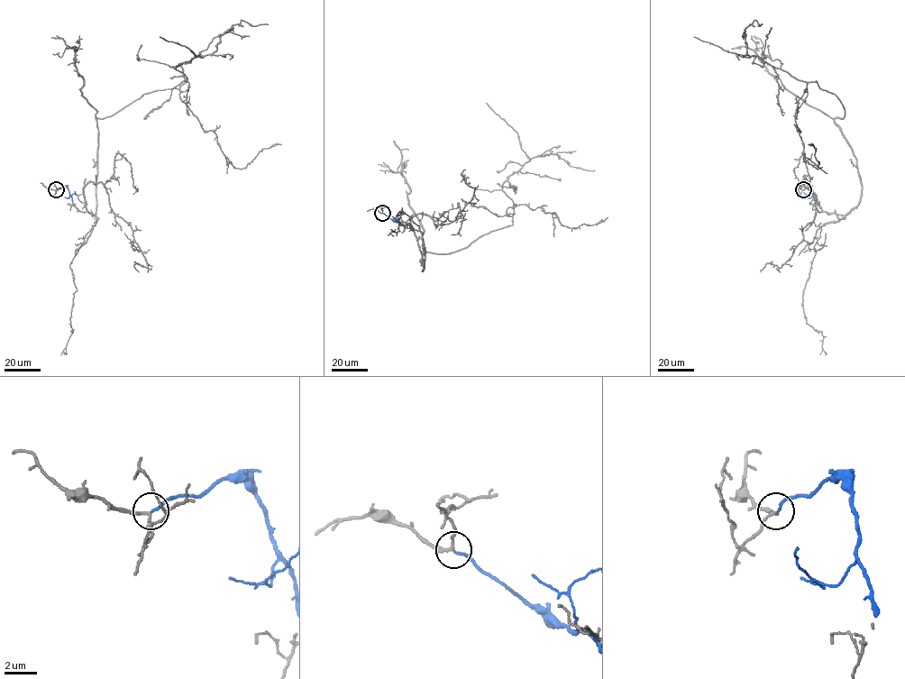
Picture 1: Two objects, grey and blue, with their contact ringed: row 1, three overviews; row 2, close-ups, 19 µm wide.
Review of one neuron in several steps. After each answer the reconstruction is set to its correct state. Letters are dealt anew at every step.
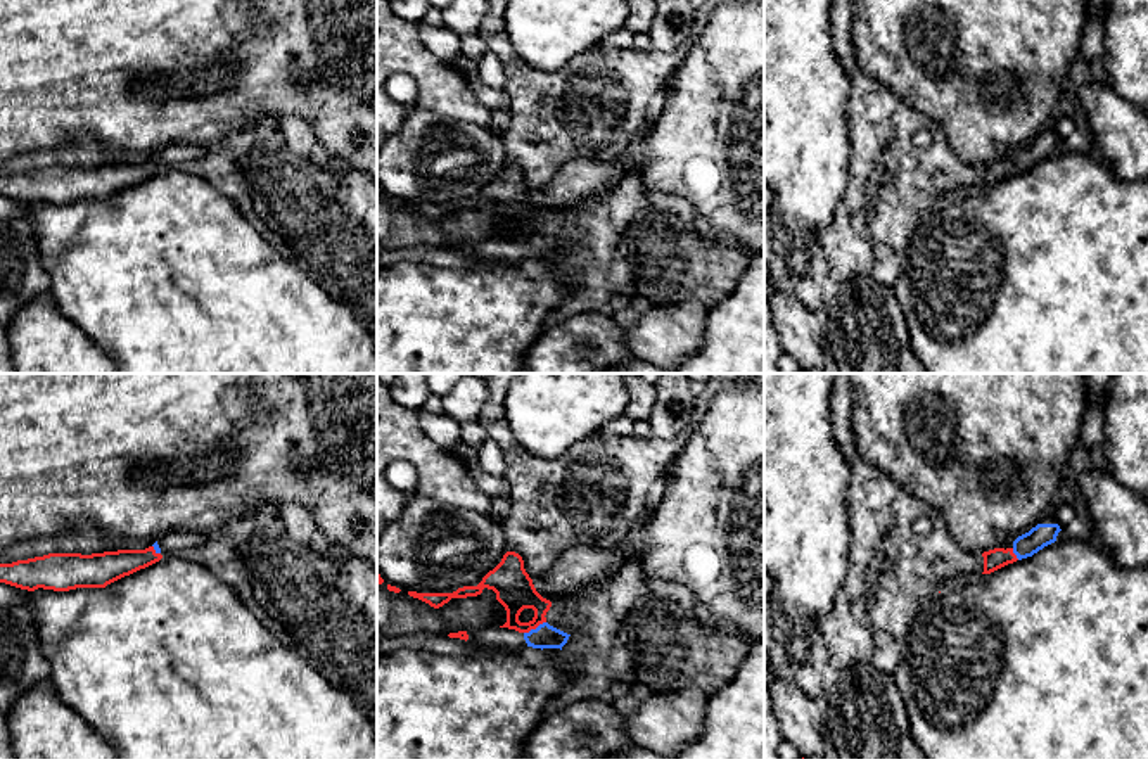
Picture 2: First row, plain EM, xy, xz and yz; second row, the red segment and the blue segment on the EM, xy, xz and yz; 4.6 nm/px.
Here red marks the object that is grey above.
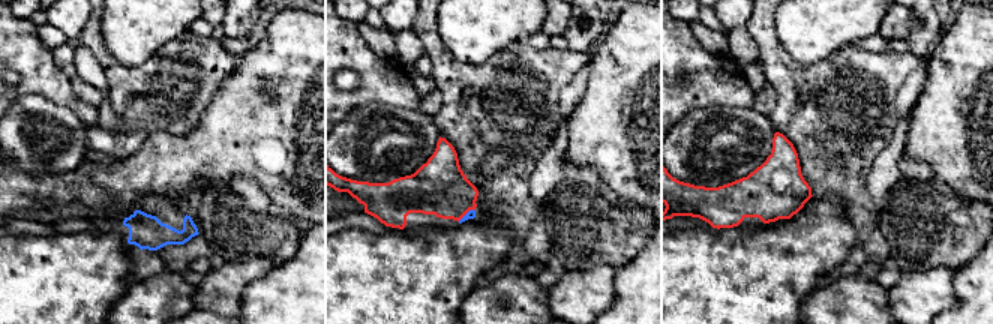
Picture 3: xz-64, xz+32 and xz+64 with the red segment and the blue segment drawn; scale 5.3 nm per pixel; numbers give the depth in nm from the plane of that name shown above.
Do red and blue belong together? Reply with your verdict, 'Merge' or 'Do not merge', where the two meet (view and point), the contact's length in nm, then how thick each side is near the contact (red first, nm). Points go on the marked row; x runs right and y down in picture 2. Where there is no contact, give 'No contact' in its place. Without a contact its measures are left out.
Merge. Touches red at xz (535, 628). Shared border 120 nm. Thickness 180 nm (red) against 110 nm

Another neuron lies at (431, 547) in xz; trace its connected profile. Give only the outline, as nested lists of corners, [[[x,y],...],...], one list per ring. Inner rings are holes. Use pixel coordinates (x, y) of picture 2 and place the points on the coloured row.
[[[422,496],[377,539],[377,572],[399,590],[453,593],[477,586],[503,555],[500,517]]]

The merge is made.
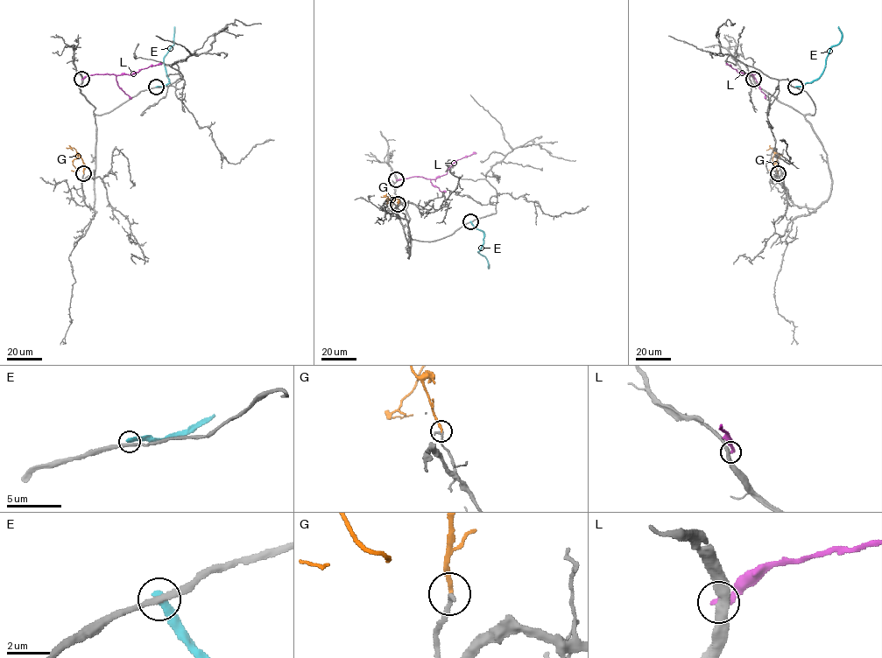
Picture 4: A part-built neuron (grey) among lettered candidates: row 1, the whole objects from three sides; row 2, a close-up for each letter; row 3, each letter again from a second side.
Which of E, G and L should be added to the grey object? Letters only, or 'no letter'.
G

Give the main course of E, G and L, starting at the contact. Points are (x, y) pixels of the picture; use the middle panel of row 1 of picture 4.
E: (470, 221), (483, 234), (483, 243), (478, 252), (486, 258), (488, 267), (489, 264)
G: (398, 204), (397, 199), (392, 205), (387, 202), (391, 196), (385, 199)
L: (397, 180), (414, 177), (435, 179), (445, 175), (456, 160), (476, 152)

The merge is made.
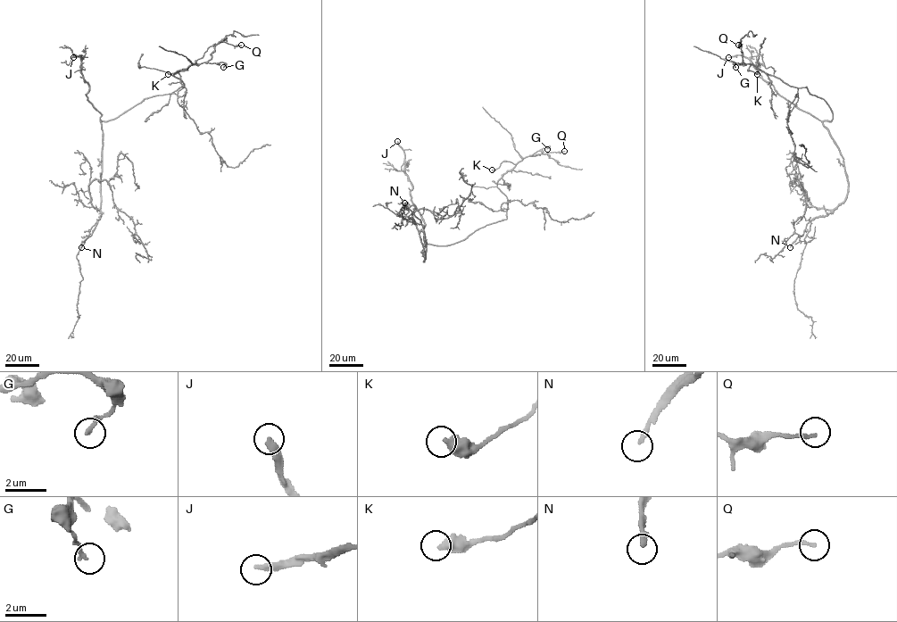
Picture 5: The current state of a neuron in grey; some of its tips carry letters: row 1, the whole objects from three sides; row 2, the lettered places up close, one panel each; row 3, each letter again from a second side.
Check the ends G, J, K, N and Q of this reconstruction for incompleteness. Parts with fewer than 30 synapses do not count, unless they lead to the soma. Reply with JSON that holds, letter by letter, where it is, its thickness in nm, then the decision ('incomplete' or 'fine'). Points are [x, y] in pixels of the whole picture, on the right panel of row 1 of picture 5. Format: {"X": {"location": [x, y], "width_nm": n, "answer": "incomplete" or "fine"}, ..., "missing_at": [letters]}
{"G": {"location": [735, 67], "width_nm": 180, "answer": "fine"}, "J": {"location": [728, 57], "width_nm": 260, "answer": "incomplete"}, "K": {"location": [757, 74], "width_nm": 480, "answer": "fine"}, "N": {"location": [790, 247], "width_nm": 220, "answer": "incomplete"}, "Q": {"location": [738, 45], "width_nm": 170, "answer": "fine"}, "missing_at": ["J", "N"]}

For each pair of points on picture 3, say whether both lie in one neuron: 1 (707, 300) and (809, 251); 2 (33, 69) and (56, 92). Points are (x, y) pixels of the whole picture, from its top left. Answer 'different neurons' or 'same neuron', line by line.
1: same neuron
2: same neuron

